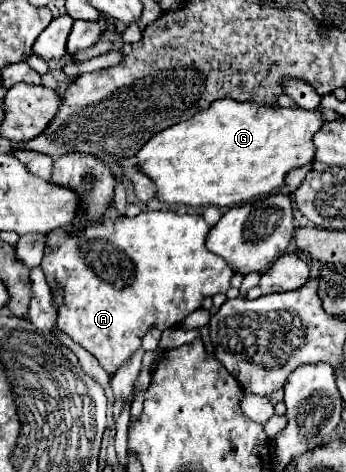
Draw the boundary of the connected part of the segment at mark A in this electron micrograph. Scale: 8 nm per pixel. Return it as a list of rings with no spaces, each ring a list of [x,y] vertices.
[[[142,211],[136,217],[116,217],[116,219],[102,219],[100,223],[90,223],[84,229],[54,229],[46,235],[46,251],[44,251],[44,259],[42,259],[42,271],[46,275],[46,281],[50,285],[52,291],[62,291],[62,305],[58,307],[58,327],[72,337],[72,341],[76,341],[78,345],[82,345],[88,353],[92,353],[98,363],[108,371],[108,375],[114,375],[118,371],[118,367],[122,367],[140,347],[142,347],[142,337],[150,331],[150,329],[170,329],[176,323],[180,323],[186,315],[190,315],[192,311],[200,309],[202,301],[206,297],[212,297],[216,293],[226,293],[230,289],[230,277],[234,275],[230,271],[230,267],[224,263],[224,259],[220,259],[218,255],[214,255],[212,251],[206,249],[204,239],[208,235],[210,227],[206,225],[206,221],[202,219],[202,215],[176,215],[174,211]]]

